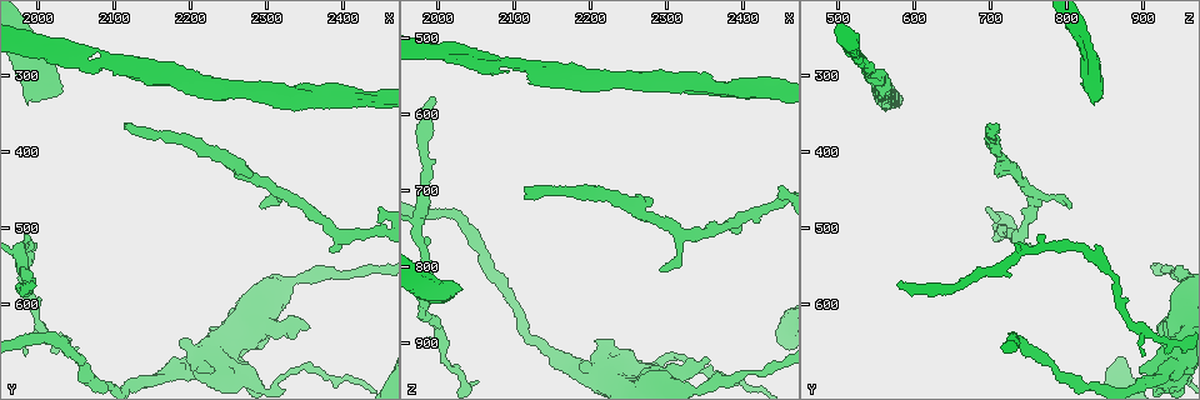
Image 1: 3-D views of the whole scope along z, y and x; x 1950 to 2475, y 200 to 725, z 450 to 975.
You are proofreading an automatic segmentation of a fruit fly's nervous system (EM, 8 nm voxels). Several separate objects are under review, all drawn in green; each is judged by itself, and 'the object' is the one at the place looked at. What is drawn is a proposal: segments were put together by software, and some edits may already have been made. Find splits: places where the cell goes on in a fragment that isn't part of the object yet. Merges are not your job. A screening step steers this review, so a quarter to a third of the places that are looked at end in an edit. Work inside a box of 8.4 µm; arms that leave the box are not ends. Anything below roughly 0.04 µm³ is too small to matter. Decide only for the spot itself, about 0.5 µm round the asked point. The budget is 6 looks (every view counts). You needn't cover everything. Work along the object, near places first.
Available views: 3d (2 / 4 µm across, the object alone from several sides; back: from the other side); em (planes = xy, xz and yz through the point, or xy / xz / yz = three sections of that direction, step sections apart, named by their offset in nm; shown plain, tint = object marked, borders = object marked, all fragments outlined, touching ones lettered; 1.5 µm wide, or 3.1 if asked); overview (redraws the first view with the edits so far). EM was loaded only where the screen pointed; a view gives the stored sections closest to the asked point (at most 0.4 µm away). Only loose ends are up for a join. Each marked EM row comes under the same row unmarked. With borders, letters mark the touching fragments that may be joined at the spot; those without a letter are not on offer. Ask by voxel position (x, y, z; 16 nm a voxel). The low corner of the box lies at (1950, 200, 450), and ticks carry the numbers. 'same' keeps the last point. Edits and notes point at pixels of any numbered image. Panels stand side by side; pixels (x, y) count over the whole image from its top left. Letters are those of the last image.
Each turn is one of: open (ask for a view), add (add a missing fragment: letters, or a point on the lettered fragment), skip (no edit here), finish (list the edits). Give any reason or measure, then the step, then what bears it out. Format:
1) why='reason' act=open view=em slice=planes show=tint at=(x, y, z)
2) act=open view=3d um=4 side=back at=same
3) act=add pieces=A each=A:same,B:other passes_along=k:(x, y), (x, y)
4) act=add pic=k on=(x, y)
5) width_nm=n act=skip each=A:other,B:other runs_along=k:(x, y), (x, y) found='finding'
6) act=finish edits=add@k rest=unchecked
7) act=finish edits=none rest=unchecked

why='an open end' act=open view=em slice=planes show=borders at=(2350, 635, 915)

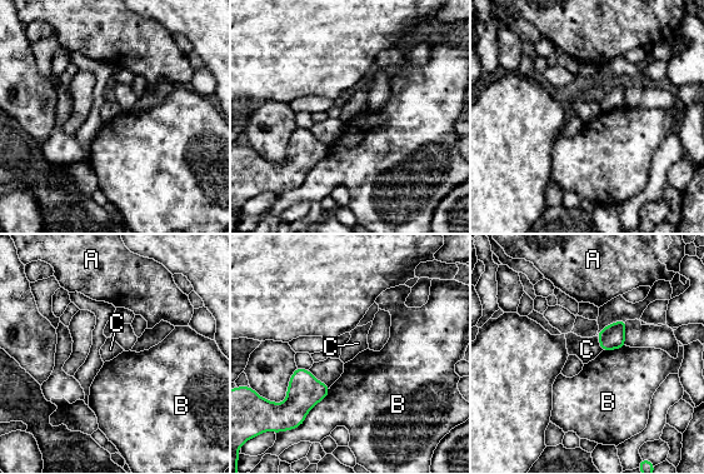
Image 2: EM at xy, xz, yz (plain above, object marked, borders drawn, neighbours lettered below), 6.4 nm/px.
act=skip each=A:other,B:other,C:other border=2:(597, 337), (602, 350) found='no lettered fragment goes on from it'

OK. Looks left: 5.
why='an open end' act=open view=3d um=4 at=(2385, 530, 750)

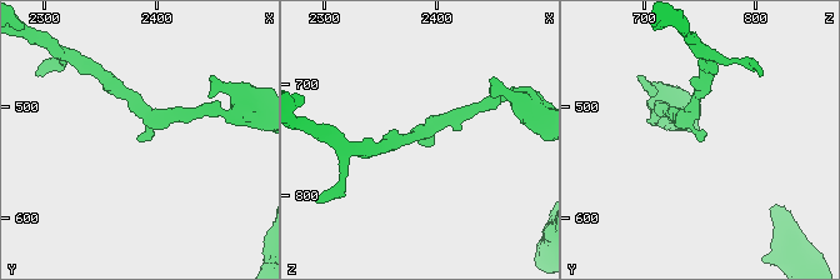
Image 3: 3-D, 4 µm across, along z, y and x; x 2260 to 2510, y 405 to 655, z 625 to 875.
arm_widths_nm=170,220 act=open view=em slice=xy step=4 show=borders at=(2384, 532, 746)

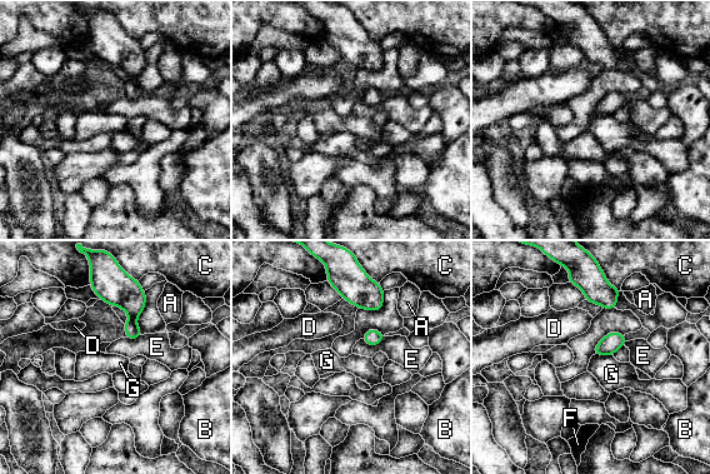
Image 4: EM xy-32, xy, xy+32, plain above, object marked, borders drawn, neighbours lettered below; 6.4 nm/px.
why='another direction' act=open view=em slice=planes show=borders at=same

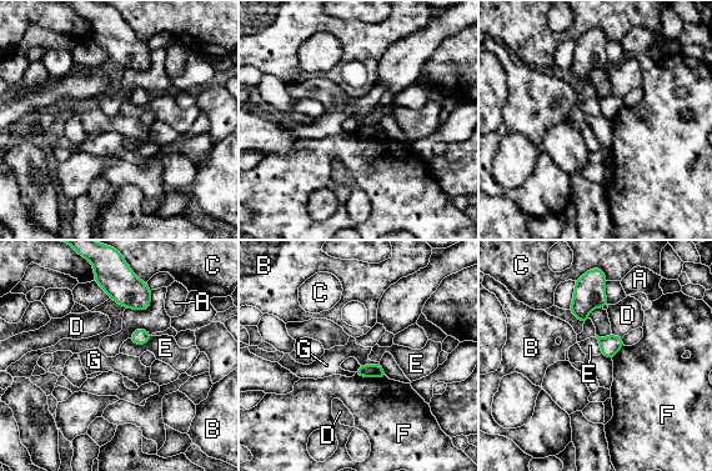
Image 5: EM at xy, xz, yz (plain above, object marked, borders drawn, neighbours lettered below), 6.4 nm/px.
act=skip each=A:other,B:other,C:other,D:other,E:other,F:other,G:other border=5:(379, 362), (360, 365) found='none of them fits'

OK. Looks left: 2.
why='an open end' act=open view=em slice=planes show=borders at=(2190, 290, 540)

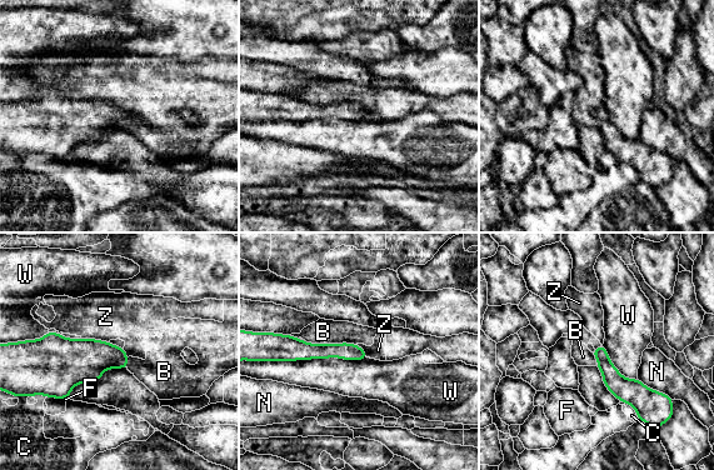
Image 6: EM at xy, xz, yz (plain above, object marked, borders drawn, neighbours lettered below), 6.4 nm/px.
act=skip each=B:other,C:other,F:other,N:other,W:other,Z:other found='none of them fits'

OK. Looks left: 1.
act=finish edits=none rest=unchecked

